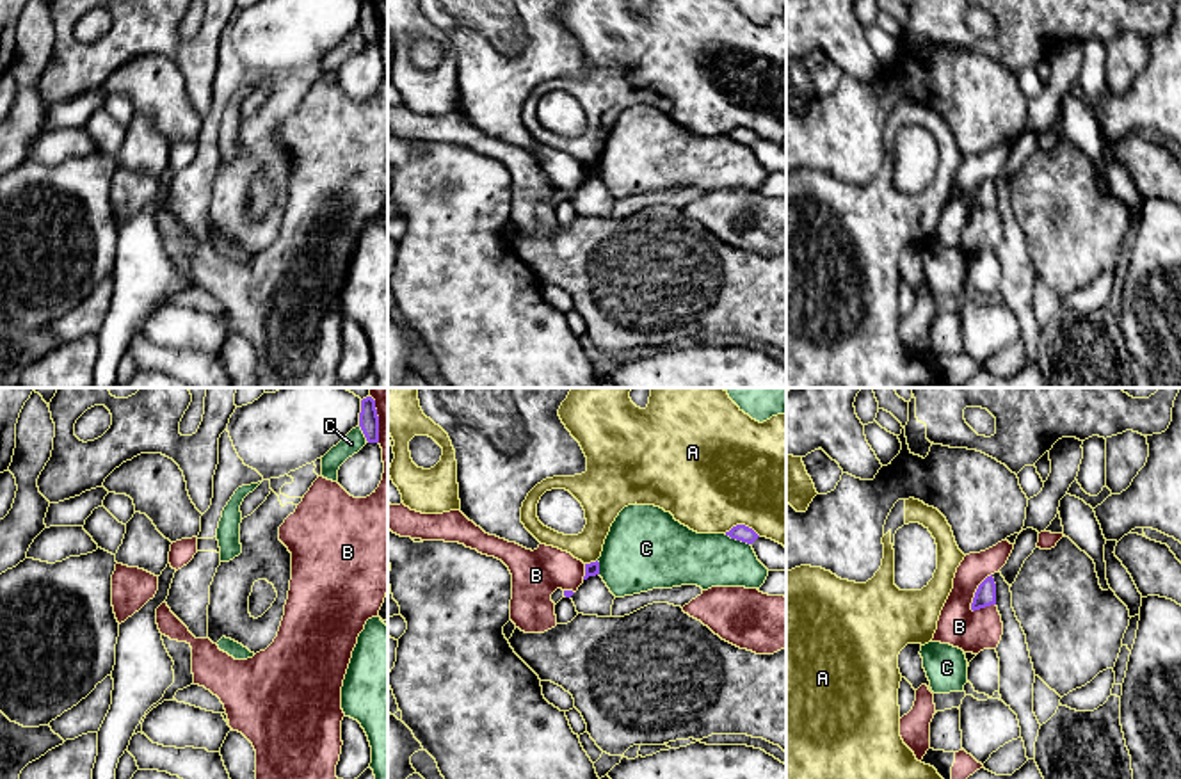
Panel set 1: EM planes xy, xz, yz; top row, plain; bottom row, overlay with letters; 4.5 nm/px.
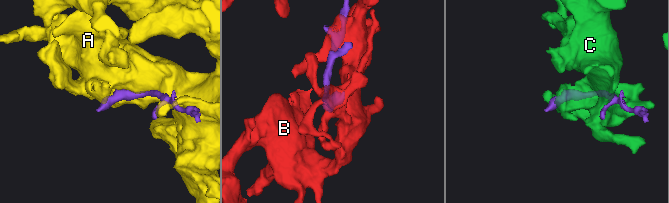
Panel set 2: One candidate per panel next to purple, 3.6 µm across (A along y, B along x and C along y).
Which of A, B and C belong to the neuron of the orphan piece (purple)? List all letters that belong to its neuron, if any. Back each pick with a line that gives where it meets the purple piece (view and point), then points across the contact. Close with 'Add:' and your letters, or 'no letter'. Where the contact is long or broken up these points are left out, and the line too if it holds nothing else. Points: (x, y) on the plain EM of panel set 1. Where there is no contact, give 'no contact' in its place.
Add: no letter

